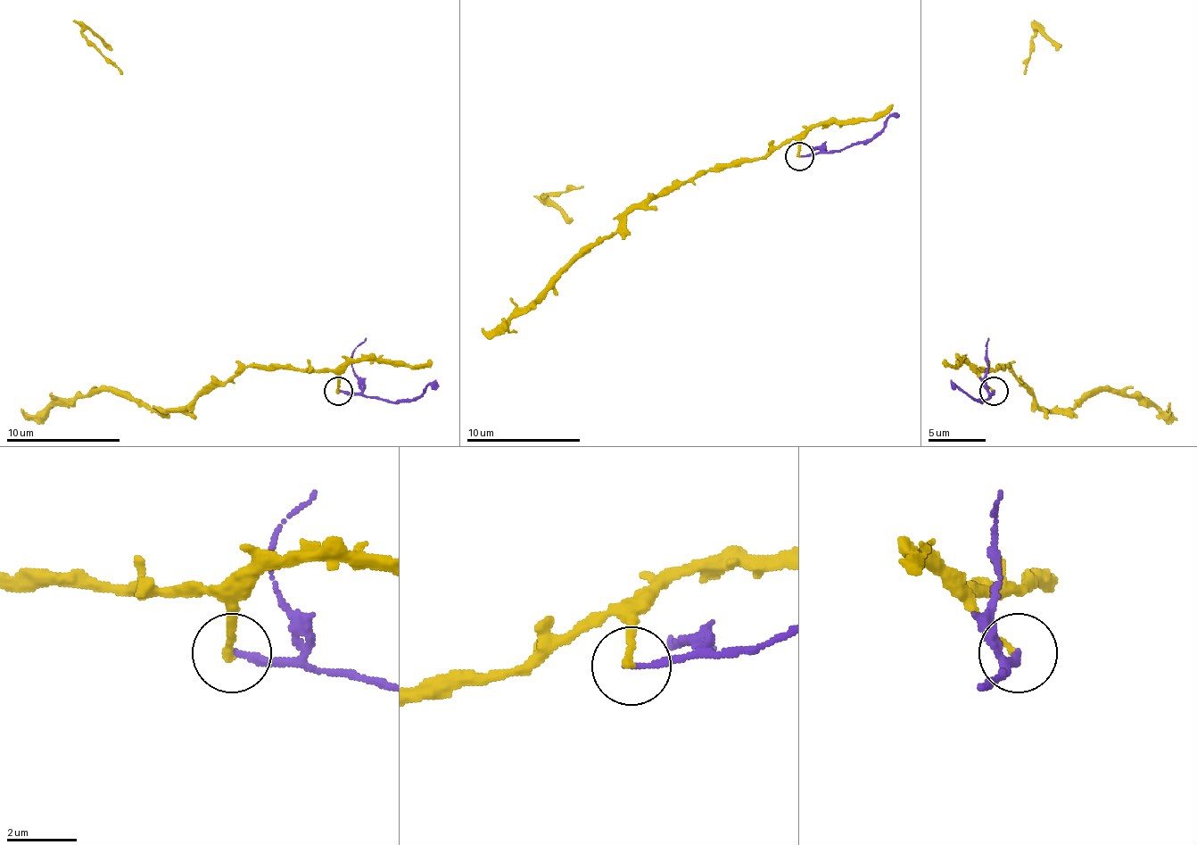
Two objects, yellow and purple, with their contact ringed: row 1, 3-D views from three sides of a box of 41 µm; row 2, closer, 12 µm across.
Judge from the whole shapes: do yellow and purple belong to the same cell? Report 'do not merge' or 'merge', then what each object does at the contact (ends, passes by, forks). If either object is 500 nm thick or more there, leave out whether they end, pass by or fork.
do not merge; yellow ends there; purple ends there

